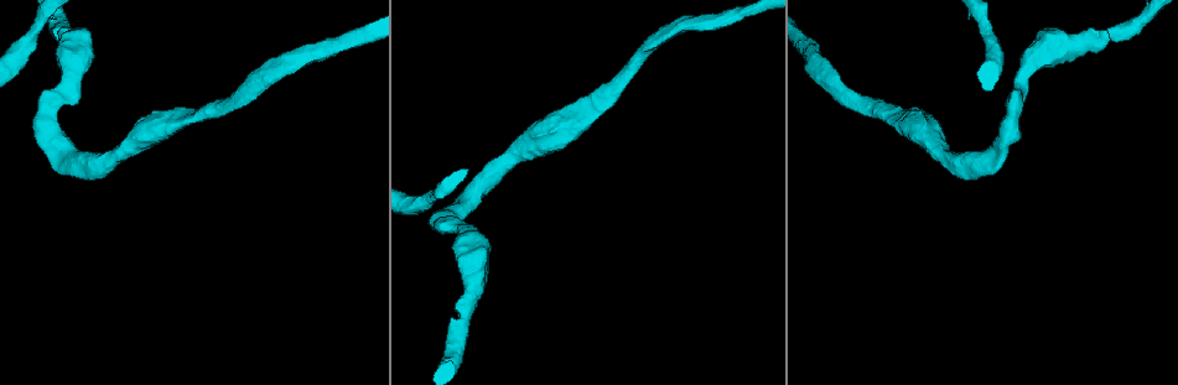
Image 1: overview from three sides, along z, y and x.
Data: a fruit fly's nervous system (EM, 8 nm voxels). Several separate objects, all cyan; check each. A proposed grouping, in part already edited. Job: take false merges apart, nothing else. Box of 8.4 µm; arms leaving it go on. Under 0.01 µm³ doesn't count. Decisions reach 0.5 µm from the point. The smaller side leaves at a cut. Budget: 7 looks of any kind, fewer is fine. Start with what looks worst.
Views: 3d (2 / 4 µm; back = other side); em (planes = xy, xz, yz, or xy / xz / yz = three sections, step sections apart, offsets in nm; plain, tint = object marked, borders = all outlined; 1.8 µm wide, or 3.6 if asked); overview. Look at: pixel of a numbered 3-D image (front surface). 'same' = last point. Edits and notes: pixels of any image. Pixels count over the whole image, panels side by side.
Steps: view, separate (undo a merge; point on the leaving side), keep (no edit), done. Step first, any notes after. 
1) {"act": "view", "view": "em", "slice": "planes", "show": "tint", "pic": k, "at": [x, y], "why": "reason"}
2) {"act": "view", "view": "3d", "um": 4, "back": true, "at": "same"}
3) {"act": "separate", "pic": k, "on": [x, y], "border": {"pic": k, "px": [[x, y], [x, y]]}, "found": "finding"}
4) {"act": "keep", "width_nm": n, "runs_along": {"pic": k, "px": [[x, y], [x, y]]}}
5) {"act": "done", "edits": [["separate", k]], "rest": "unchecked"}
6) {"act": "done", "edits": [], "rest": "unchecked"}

{"act": "view", "view": "em", "slice": "xy", "step": 16, "show": "tint", "pic": 1, "at": [72, 154], "why": "branch point"}

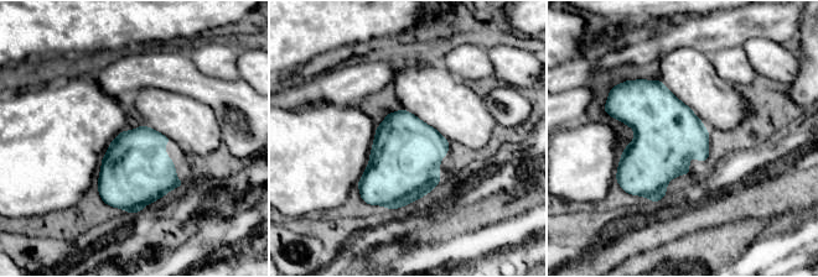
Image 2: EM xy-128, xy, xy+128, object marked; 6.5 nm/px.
{"act": "view", "view": "em", "slice": "planes", "show": "tint", "at": "same", "why": "cut it another way"}

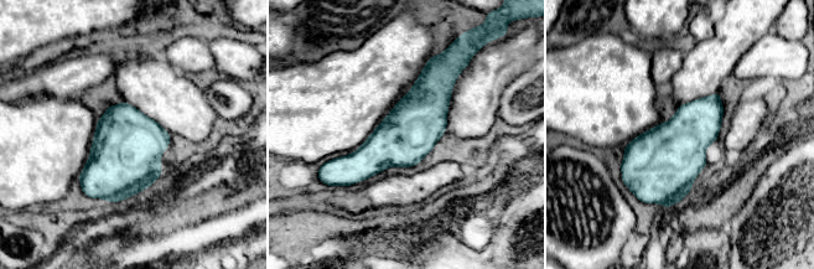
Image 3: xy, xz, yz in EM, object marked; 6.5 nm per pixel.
{"act": "keep", "runs_along": {"pic": 3, "px": [[433, 62], [428, 102], [351, 180]]}, "found": "one cell here"}

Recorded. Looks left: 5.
{"act": "view", "view": "3d", "um": 2, "pic": 1, "at": [416, 205], "why": "thick turns thin"}

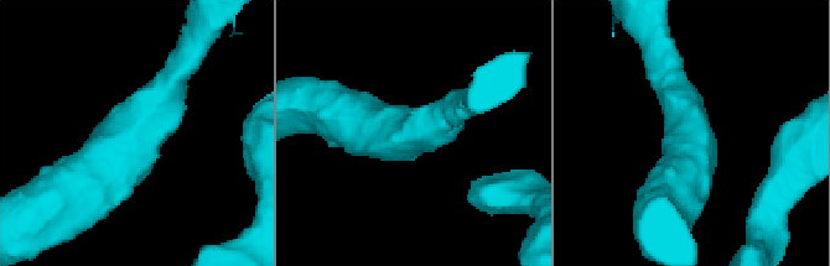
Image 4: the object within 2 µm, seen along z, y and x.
{"act": "view", "view": "em", "slice": "planes", "show": "tint", "pic": 4, "at": [410, 131]}

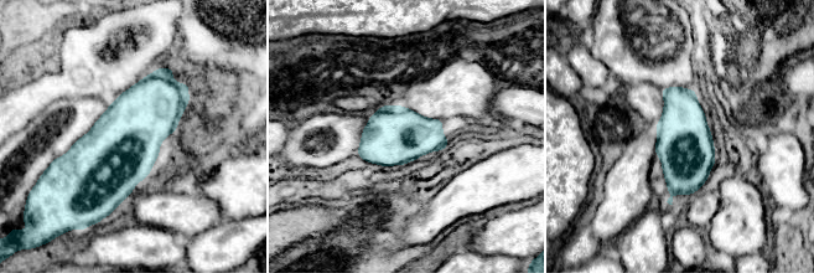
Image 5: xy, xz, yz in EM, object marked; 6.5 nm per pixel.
{"act": "keep", "found": "one cell here"}

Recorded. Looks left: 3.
{"act": "view", "view": "em", "um": 3.6, "slice": "planes", "show": "tint", "pic": 1, "at": [570, 126], "why": "calibre changes"}

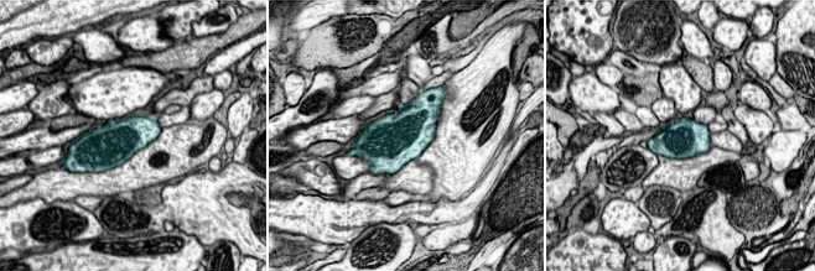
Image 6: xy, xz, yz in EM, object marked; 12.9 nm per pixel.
{"act": "keep", "width_nm": 500, "found": "all the same cell"}

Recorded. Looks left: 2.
{"act": "done", "edits": [], "rest": "unchecked"}

